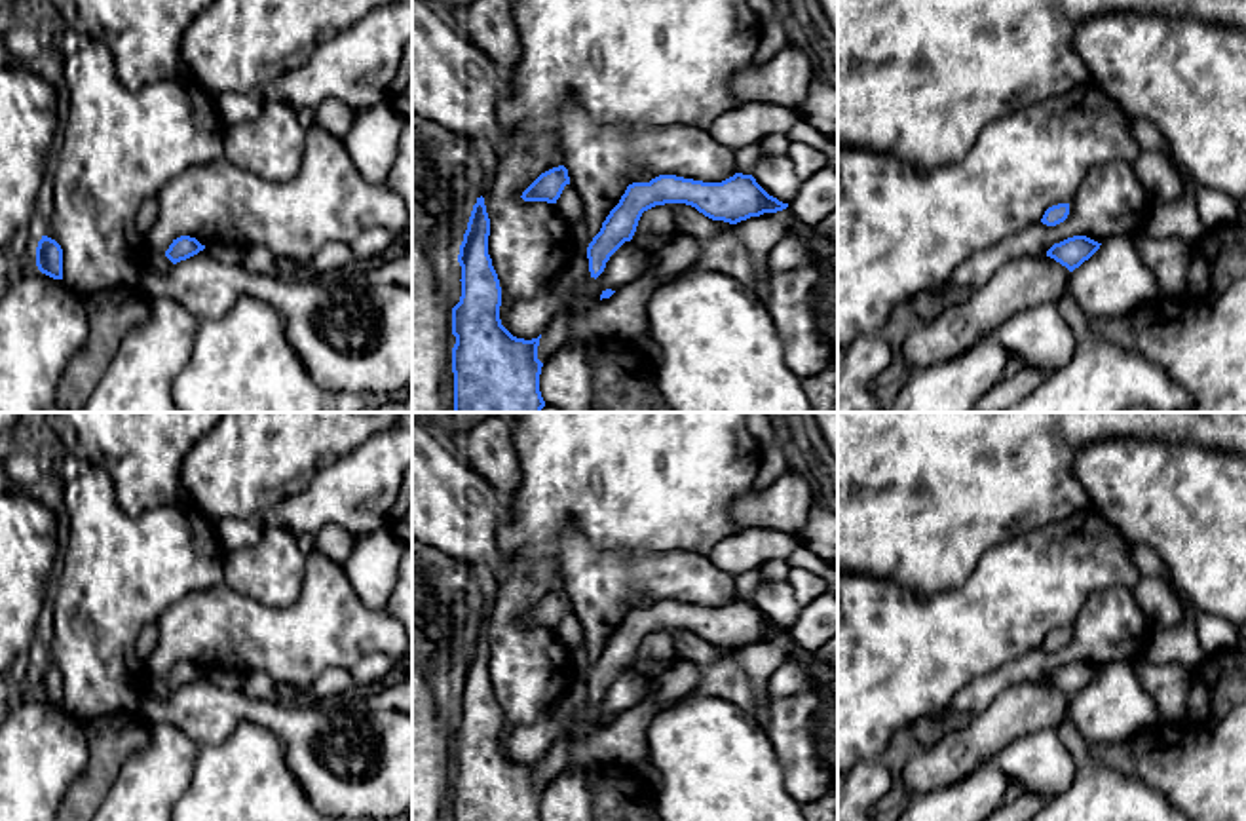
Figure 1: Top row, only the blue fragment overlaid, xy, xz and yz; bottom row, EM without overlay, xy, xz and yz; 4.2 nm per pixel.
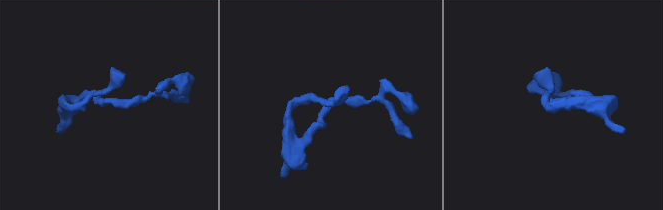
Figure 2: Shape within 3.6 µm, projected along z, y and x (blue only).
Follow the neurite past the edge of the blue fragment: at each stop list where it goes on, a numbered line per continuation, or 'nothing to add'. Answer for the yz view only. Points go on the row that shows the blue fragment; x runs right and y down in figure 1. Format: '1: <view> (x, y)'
nothing to add

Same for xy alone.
nothing to add

